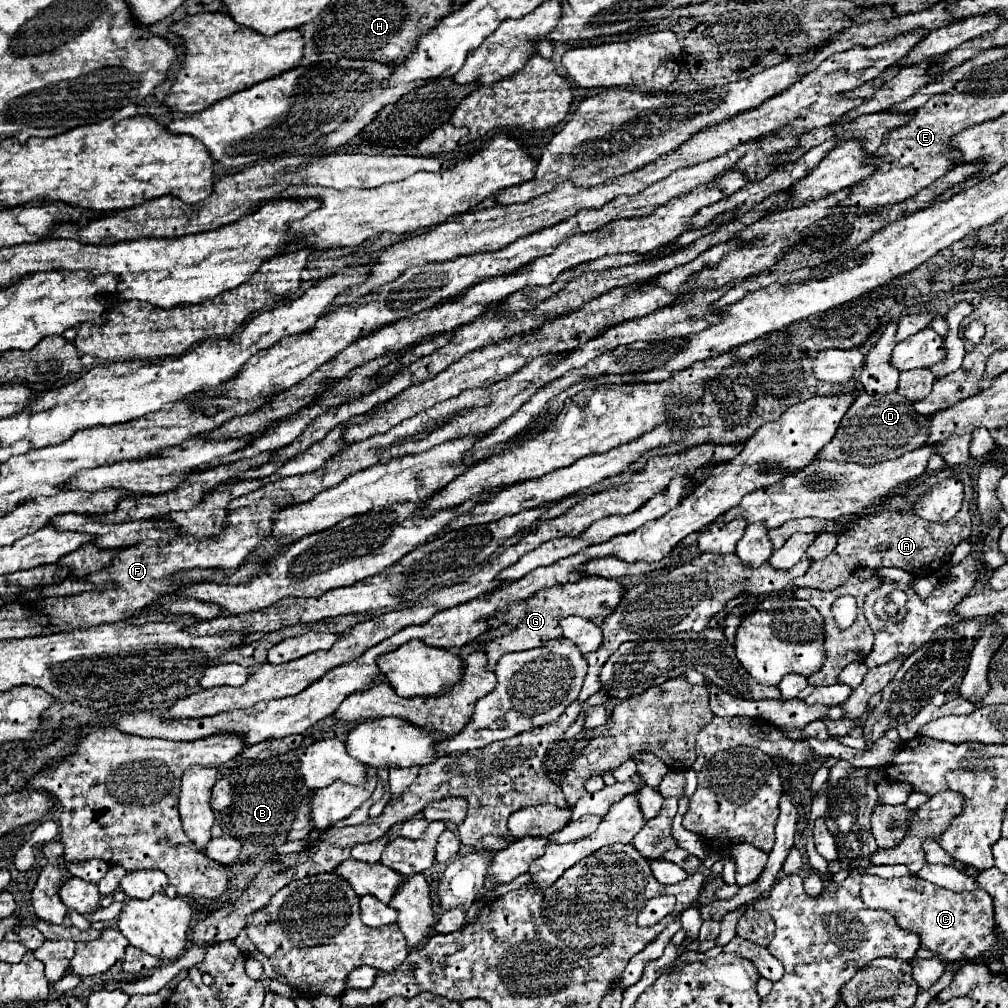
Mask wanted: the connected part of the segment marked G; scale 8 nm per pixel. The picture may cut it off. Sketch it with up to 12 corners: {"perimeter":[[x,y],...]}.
{"perimeter":[[583,577],[537,591],[493,627],[487,641],[487,669],[511,651],[561,639],[561,619],[601,625],[625,595],[615,579]]}

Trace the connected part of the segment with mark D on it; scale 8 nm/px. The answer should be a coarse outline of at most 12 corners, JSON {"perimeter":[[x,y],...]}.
{"perimeter":[[863,391],[817,457],[891,461],[927,441],[929,417]]}

